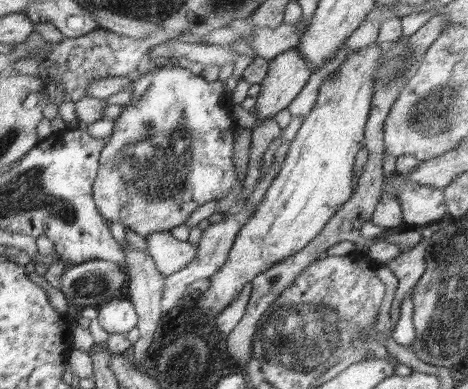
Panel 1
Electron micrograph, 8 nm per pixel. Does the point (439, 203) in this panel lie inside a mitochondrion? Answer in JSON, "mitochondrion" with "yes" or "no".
{"mitochondrion":"no"}

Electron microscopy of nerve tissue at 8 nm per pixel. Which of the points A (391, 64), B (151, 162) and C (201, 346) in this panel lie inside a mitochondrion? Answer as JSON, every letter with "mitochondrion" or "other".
{"A":"mitochondrion","B":"mitochondrion","C":"mitochondrion"}

